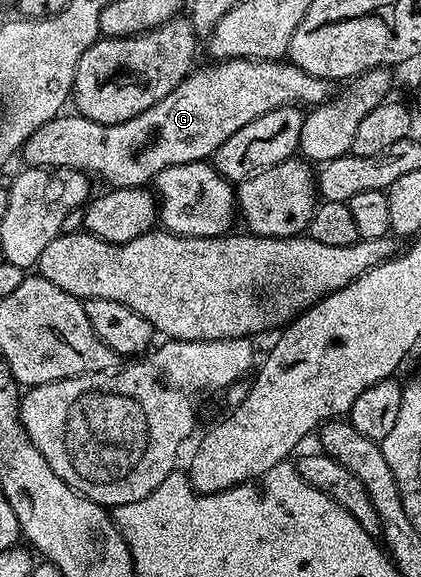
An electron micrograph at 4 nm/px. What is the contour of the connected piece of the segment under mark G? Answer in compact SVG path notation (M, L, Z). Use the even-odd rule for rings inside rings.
M245 58L242 60L220 60L209 63L210 64L204 65L203 68L195 67L167 96L160 98L160 102L156 102L148 110L136 114L136 118L128 118L128 122L120 122L119 124L101 124L100 122L92 122L86 116L80 116L77 114L66 116L67 114L60 114L56 118L44 122L44 126L40 126L31 134L29 140L22 145L20 155L27 160L25 163L32 168L75 168L76 171L85 172L91 177L96 178L96 176L99 176L100 179L107 180L107 185L109 185L110 188L139 188L141 186L149 185L151 181L153 181L154 177L160 174L160 170L164 170L168 166L176 166L177 164L183 164L184 162L196 162L197 160L206 160L207 158L213 157L220 145L226 139L232 137L232 134L235 134L241 127L252 122L256 117L263 116L274 108L280 108L285 105L313 106L316 104L322 104L324 101L330 100L336 94L335 81L316 78L312 74L300 70L295 64L283 62L281 59L251 60Z

